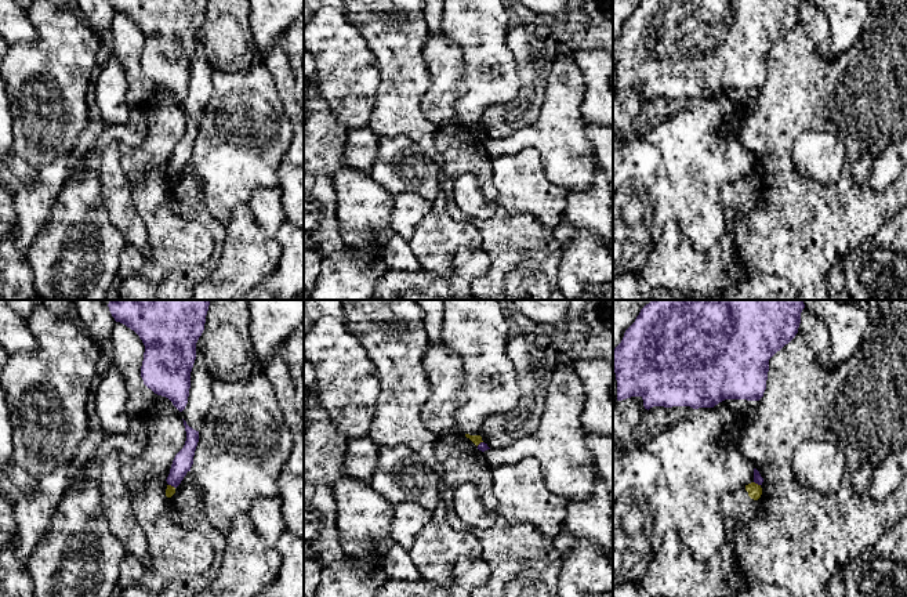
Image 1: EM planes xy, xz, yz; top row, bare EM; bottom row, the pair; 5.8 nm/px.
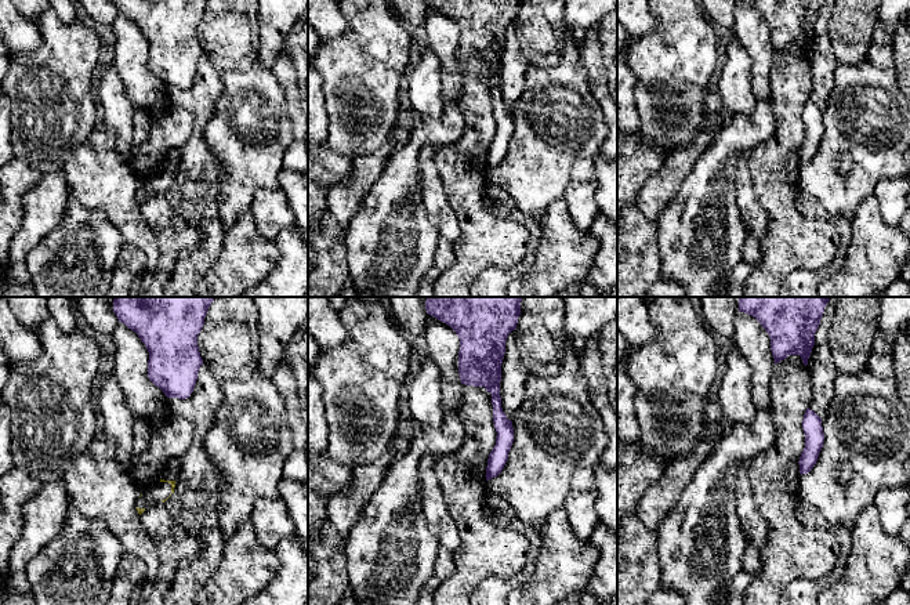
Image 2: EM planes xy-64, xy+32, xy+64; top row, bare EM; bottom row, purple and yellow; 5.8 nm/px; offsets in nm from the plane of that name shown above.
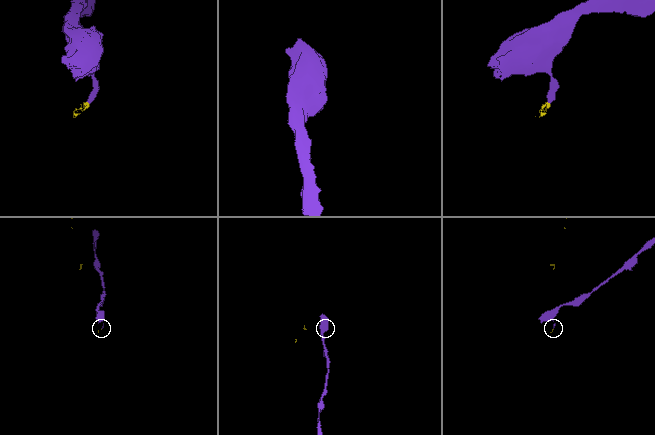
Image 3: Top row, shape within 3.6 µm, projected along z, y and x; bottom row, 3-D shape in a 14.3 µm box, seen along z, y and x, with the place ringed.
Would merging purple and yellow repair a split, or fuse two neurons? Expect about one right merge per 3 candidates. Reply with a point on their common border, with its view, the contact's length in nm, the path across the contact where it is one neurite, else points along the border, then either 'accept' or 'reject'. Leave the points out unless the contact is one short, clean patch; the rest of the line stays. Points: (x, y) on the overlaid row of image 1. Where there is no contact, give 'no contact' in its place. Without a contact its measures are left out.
xy (171, 485) | 50 nm | along xy (169, 484), (174, 488) | reject

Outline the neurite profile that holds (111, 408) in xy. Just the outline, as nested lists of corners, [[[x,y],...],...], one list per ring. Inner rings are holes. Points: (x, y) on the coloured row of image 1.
[[[112,365],[99,379],[94,394],[98,416],[97,430],[102,437],[126,434],[130,427],[127,412],[127,394],[120,372]]]

